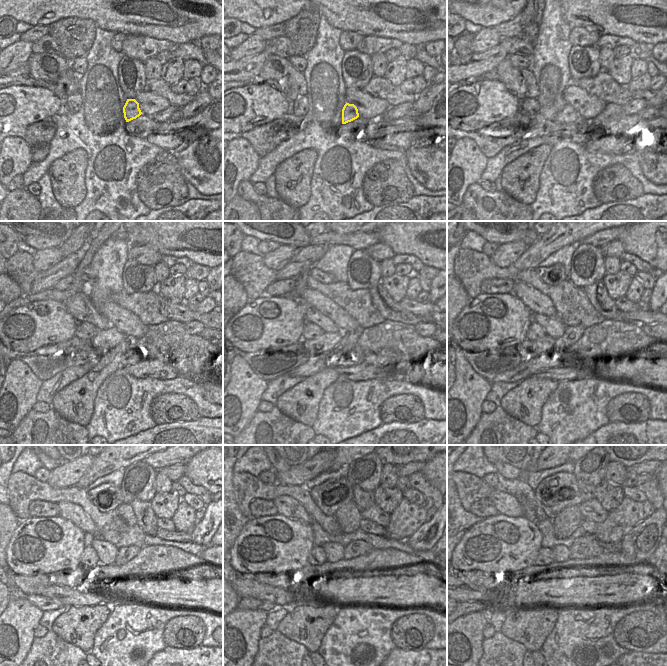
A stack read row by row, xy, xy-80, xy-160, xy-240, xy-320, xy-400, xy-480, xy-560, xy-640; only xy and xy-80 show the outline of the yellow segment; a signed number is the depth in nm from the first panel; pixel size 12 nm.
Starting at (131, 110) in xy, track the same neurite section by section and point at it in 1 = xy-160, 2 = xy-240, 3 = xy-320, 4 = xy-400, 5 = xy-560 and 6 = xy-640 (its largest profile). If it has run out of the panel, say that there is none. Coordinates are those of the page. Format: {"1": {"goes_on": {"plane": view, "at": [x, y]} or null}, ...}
{"1": {"goes_on": {"plane": "xy-160", "at": [568, 114]}}, "2": {"goes_on": {"plane": "xy-240", "at": [107, 339]}}, "3": {"goes_on": {"plane": "xy-320", "at": [324, 344]}}, "4": {"goes_on": {"plane": "xy-400", "at": [528, 349]}}, "5": {"goes_on": {"plane": "xy-560", "at": [290, 579]}}, "6": {"goes_on": {"plane": "xy-640", "at": [488, 580]}}}

